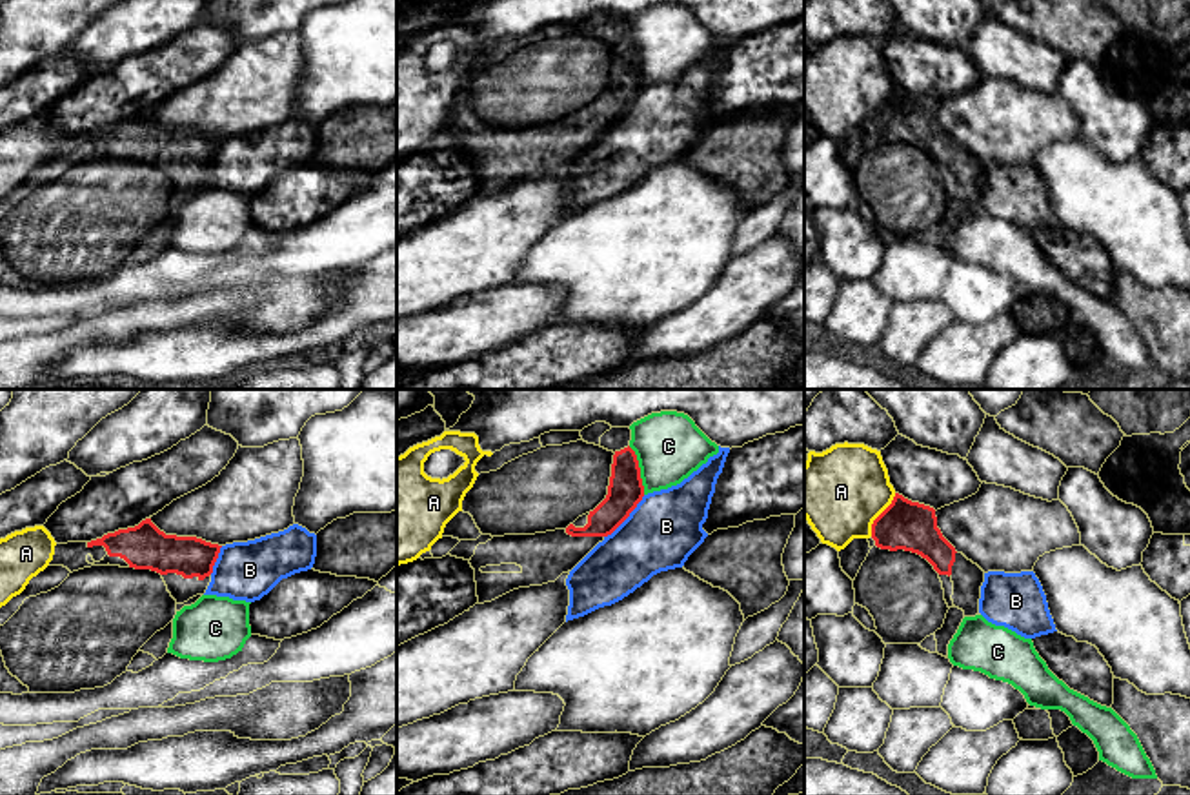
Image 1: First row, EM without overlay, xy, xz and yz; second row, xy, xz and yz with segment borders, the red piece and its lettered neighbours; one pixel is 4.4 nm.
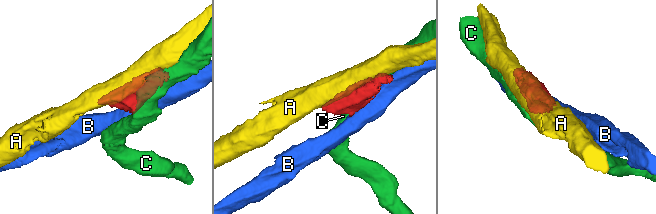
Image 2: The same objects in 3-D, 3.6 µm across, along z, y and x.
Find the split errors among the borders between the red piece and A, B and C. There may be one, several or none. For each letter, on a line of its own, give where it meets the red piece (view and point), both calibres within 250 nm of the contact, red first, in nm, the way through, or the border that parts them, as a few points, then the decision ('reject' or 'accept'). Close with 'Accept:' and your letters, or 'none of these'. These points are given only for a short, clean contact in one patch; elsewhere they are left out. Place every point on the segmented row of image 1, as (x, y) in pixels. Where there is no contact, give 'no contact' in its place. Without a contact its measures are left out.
A: contact yz (879, 515); calibres 220 and 380 nm; reject
B: contact xz (626, 517); calibres 160 and 320 nm; reject
C: contact xz (639, 470); calibres 160 and 300 nm; reject
Accept: none of these

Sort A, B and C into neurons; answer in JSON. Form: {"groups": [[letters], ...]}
{"groups": [["A"], ["B"], ["C"]]}

